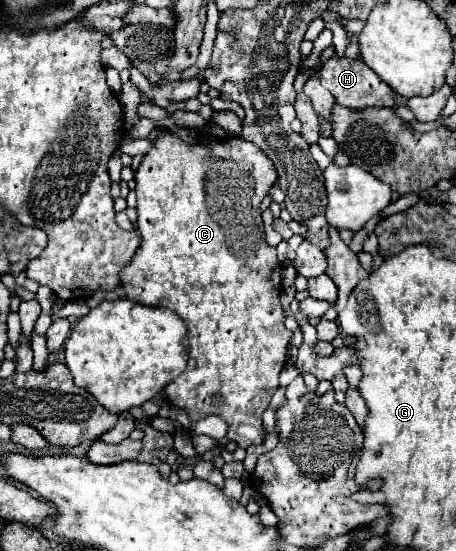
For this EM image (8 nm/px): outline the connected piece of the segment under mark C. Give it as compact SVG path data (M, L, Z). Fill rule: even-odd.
M163 131L135 171L137 230L141 233L141 245L121 271L121 285L129 301L167 307L181 315L189 327L191 365L177 381L165 387L167 399L185 409L193 421L219 415L229 423L227 437L243 449L263 443L265 431L261 413L269 407L279 387L279 373L287 361L291 339L291 331L283 325L285 315L279 303L281 263L275 247L265 241L259 207L275 181L277 171L269 157L257 145L241 137L231 137L221 145L191 145L181 141L175 133Z

